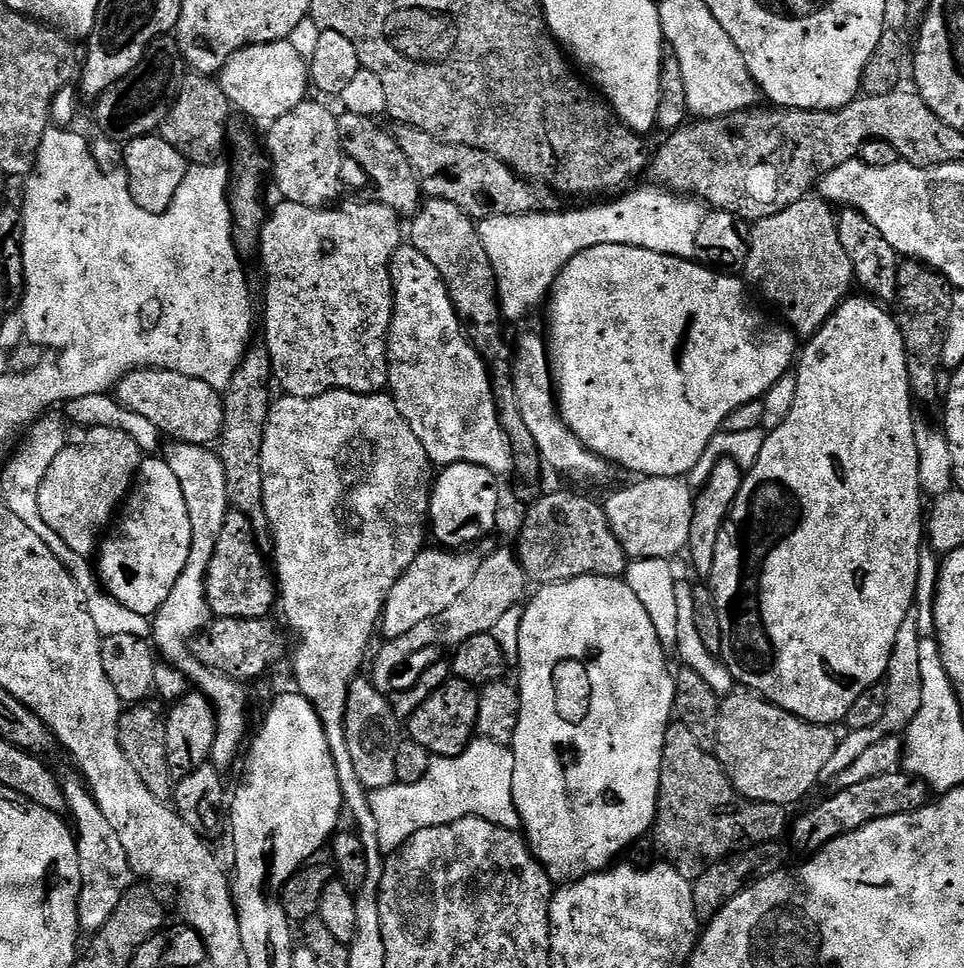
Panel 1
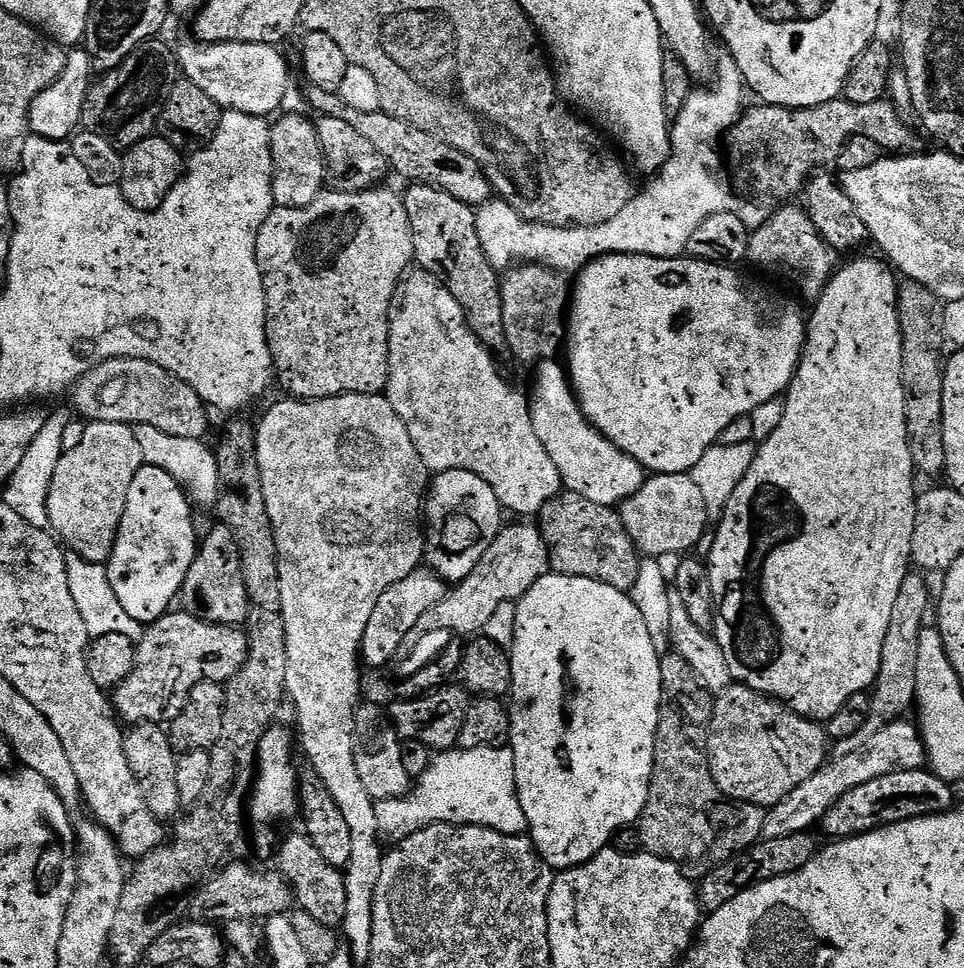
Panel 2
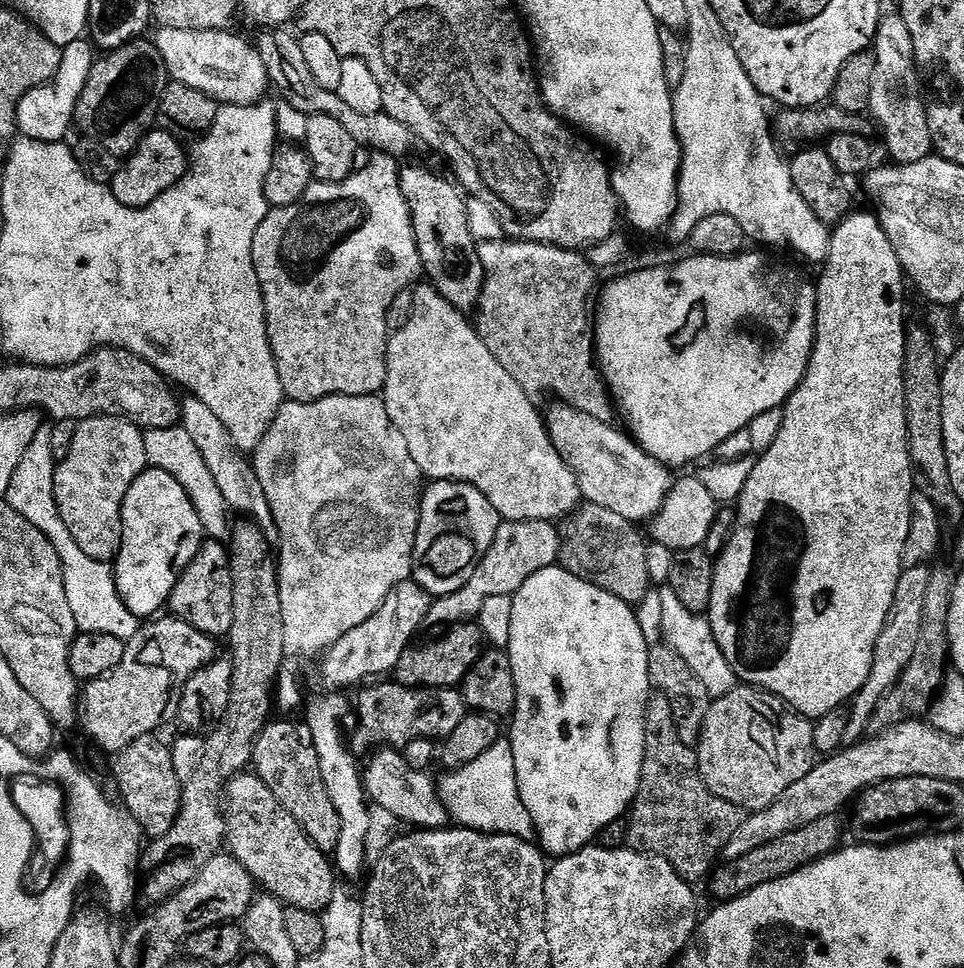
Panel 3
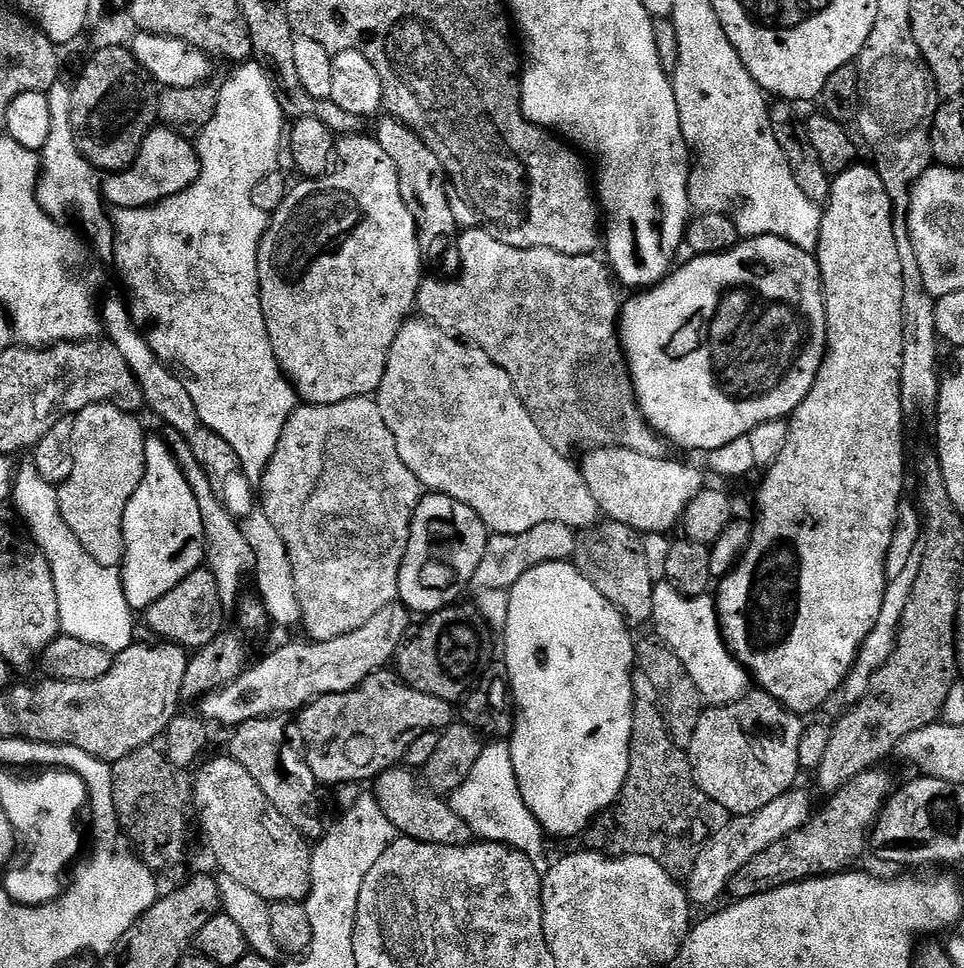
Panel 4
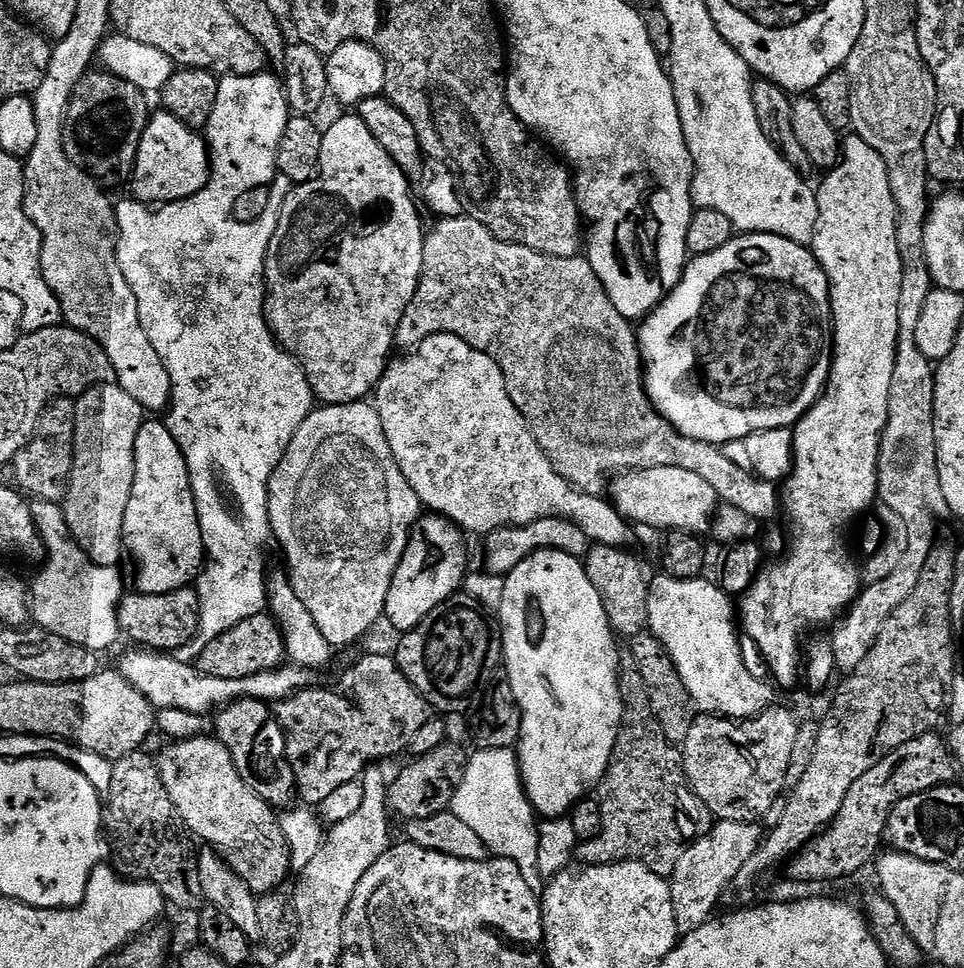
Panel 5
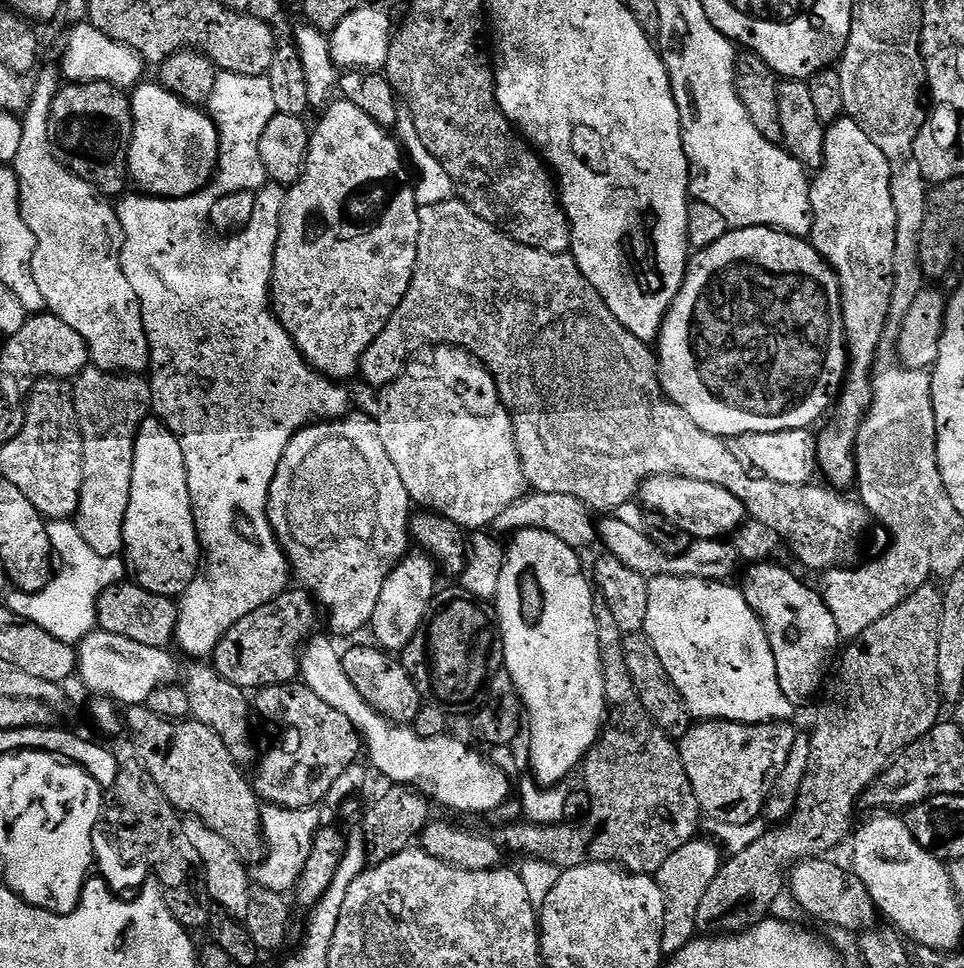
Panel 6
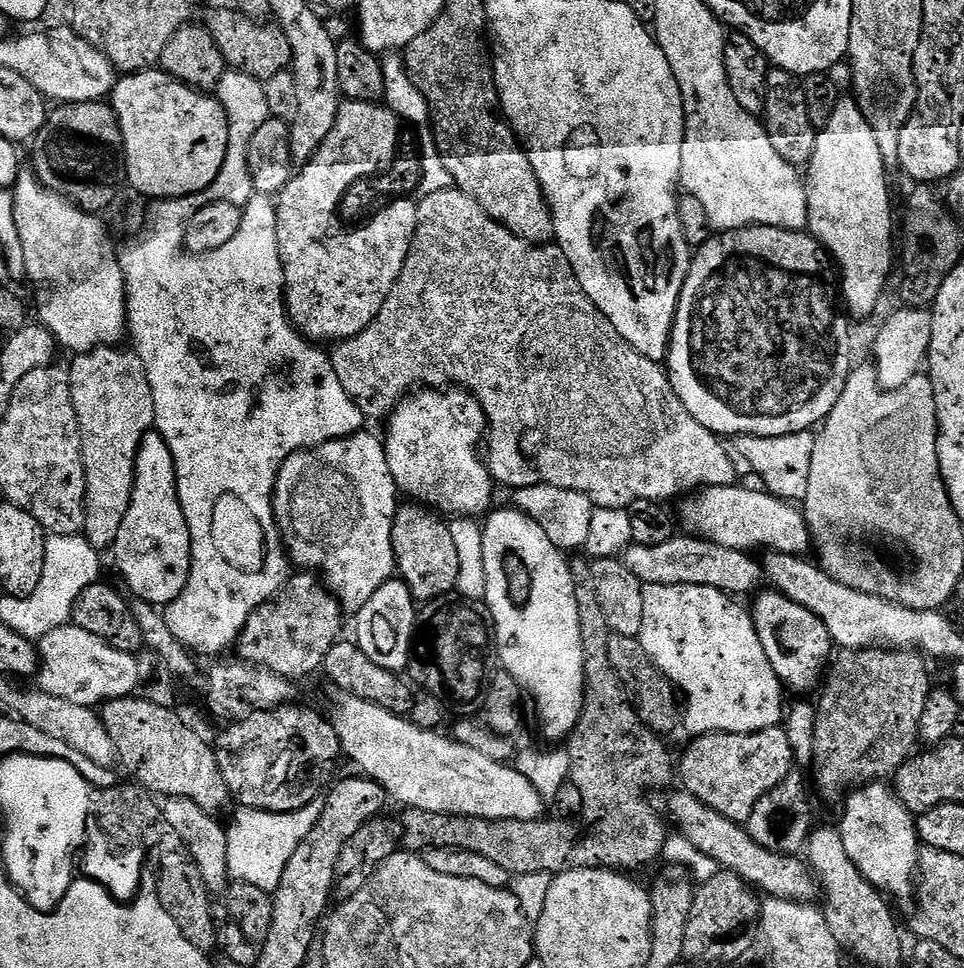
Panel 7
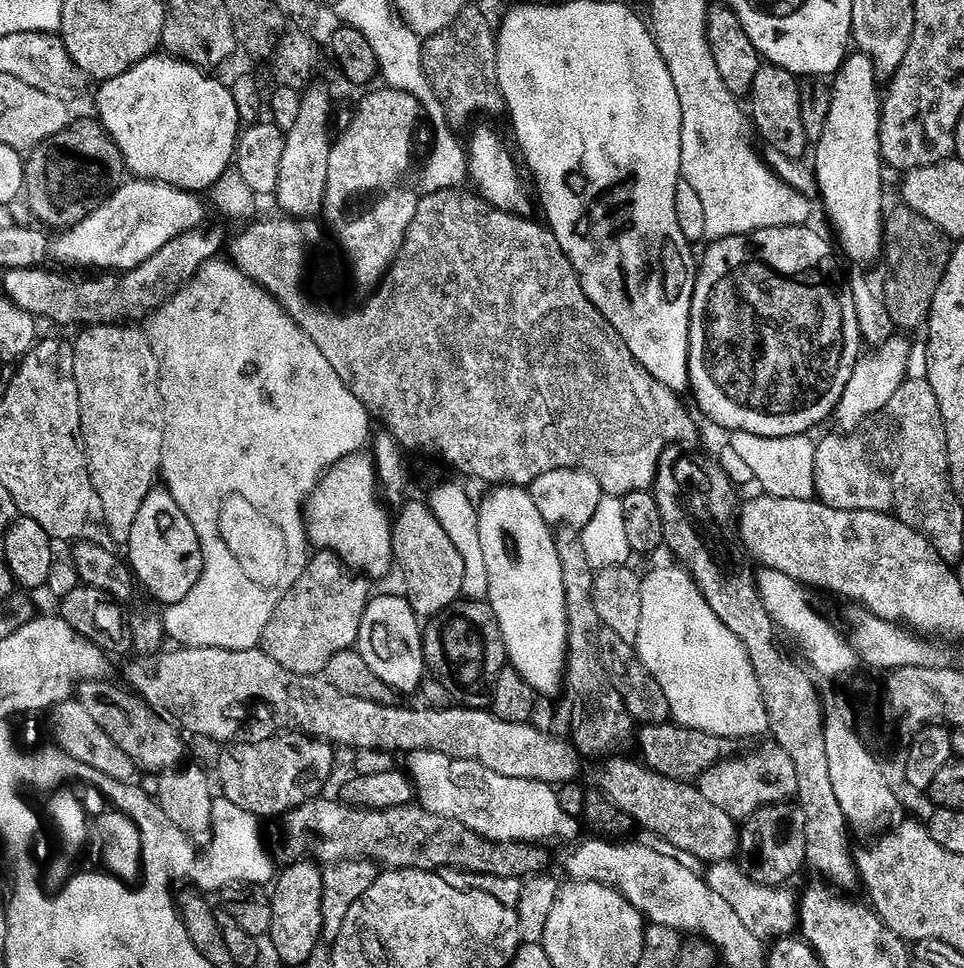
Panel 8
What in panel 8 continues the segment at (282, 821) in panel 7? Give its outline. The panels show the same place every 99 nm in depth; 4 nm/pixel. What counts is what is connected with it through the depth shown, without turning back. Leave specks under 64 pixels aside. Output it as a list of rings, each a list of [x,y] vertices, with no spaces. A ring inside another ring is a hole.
[[[223,798],[217,799],[213,810],[212,845],[203,853],[204,876],[190,876],[191,883],[196,886],[271,885],[278,867],[276,868],[275,862],[272,861],[271,854],[264,849],[260,824],[261,821],[242,810],[242,806],[234,806],[234,802]]]

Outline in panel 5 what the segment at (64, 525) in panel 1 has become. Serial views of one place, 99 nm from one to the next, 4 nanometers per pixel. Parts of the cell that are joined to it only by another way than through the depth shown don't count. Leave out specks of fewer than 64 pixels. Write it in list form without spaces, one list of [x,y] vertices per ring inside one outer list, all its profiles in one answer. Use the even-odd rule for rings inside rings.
[[[116,382],[95,384],[76,400],[76,447],[72,450],[72,477],[68,479],[68,493],[62,507],[66,526],[76,545],[100,567],[115,568],[126,556],[124,523],[130,490],[134,490],[134,438],[138,438],[138,430],[145,419],[144,408]]]

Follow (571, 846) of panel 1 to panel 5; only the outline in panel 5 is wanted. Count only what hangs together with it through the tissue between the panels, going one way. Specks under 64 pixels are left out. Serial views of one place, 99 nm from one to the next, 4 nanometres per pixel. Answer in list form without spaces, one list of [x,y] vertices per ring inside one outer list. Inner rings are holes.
[[[541,548],[535,552],[531,552],[527,558],[518,562],[518,566],[514,566],[514,570],[508,572],[508,575],[504,577],[504,593],[502,594],[502,602],[498,609],[498,615],[500,615],[500,620],[498,619],[498,628],[502,633],[502,665],[504,664],[505,668],[503,668],[503,671],[506,673],[510,686],[514,690],[514,698],[518,698],[518,706],[522,714],[522,730],[520,731],[520,742],[518,745],[518,759],[520,762],[520,778],[524,782],[524,792],[528,795],[528,800],[531,802],[533,809],[536,809],[543,817],[563,817],[565,814],[571,813],[572,808],[599,785],[600,781],[604,779],[605,774],[608,773],[608,767],[610,767],[610,758],[612,757],[612,751],[614,750],[616,739],[620,733],[620,723],[624,717],[624,696],[620,692],[620,657],[622,655],[622,649],[616,645],[618,636],[617,633],[612,630],[612,623],[608,621],[608,615],[604,609],[604,599],[598,594],[594,582],[590,582],[588,569],[582,563],[581,557],[572,556],[568,552],[560,552],[557,548]]]

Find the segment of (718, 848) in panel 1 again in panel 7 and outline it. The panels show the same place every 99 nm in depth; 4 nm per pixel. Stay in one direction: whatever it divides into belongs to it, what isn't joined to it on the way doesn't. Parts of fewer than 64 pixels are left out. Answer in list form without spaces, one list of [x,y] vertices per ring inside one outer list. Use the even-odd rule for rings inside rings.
[[[575,558],[571,561],[572,577],[576,583],[576,597],[578,598],[578,618],[582,626],[582,646],[584,647],[584,705],[582,706],[582,714],[580,721],[572,735],[566,741],[566,749],[570,756],[570,781],[574,786],[578,786],[582,790],[582,806],[584,807],[582,815],[578,822],[565,822],[560,818],[541,818],[539,820],[483,820],[482,818],[470,818],[469,816],[451,816],[450,814],[438,814],[430,810],[418,810],[417,808],[404,808],[404,824],[402,820],[402,844],[407,851],[417,854],[423,854],[432,848],[453,848],[454,850],[466,850],[470,854],[482,854],[482,858],[490,858],[490,862],[495,862],[496,865],[502,866],[502,870],[506,870],[509,877],[520,875],[543,876],[545,874],[554,877],[563,872],[570,870],[582,870],[583,868],[606,868],[609,870],[619,870],[624,874],[636,874],[639,868],[644,868],[647,864],[652,864],[664,852],[664,843],[668,840],[668,828],[665,817],[656,813],[656,808],[647,800],[644,795],[647,792],[656,792],[659,788],[664,788],[672,780],[672,772],[674,776],[674,760],[672,764],[672,756],[668,753],[668,748],[663,744],[661,737],[657,733],[651,732],[644,723],[642,718],[636,712],[636,708],[632,705],[628,698],[627,692],[624,691],[624,686],[621,684],[618,674],[614,670],[614,666],[610,666],[610,638],[614,635],[608,629],[606,622],[606,614],[602,614],[602,602],[598,602],[598,590],[594,590],[594,578],[592,577],[591,563],[585,558]]]

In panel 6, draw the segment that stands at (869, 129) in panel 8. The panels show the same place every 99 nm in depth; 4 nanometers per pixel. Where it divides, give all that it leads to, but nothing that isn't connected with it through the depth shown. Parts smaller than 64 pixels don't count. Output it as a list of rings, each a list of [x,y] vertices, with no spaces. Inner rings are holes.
[[[847,118],[835,120],[832,124],[827,125],[824,133],[824,165],[815,173],[814,179],[810,184],[810,202],[812,203],[812,234],[810,243],[815,248],[818,255],[827,260],[832,271],[836,274],[836,279],[840,282],[840,309],[842,310],[842,318],[844,319],[844,339],[848,341],[848,370],[842,385],[842,391],[838,397],[838,407],[835,409],[836,417],[828,424],[828,429],[824,433],[819,433],[816,442],[816,462],[819,471],[824,472],[823,479],[827,481],[833,489],[848,490],[844,488],[852,488],[856,482],[856,432],[860,428],[860,423],[864,421],[864,417],[868,414],[868,407],[872,405],[872,377],[876,366],[876,356],[878,354],[878,346],[882,342],[882,334],[886,330],[886,318],[890,314],[890,294],[894,286],[894,238],[896,237],[896,215],[894,214],[894,198],[890,198],[890,162],[886,158],[886,154],[882,154],[882,150],[878,150],[878,146],[874,146],[874,142],[870,142],[870,134],[866,134],[866,130],[862,130],[862,126],[858,126],[858,122]]]

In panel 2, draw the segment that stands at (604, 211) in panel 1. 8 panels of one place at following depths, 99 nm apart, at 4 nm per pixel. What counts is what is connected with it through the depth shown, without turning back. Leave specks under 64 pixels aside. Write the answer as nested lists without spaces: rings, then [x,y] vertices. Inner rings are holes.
[[[730,58],[719,61],[718,71],[711,81],[712,92],[700,92],[694,90],[690,98],[686,98],[686,106],[682,108],[679,115],[674,118],[670,131],[672,134],[672,154],[668,163],[655,173],[652,185],[644,193],[633,195],[632,201],[610,222],[601,224],[581,224],[579,226],[561,226],[559,224],[536,224],[519,216],[508,201],[503,198],[493,199],[491,202],[479,205],[475,209],[476,225],[478,226],[478,238],[482,242],[482,250],[488,261],[497,270],[508,270],[513,266],[543,266],[552,268],[561,274],[579,273],[587,264],[599,256],[610,256],[612,254],[638,254],[639,256],[666,256],[676,258],[687,249],[690,238],[710,214],[722,214],[733,212],[746,222],[749,230],[761,228],[768,219],[769,209],[755,204],[752,200],[743,200],[740,196],[732,196],[732,188],[724,181],[720,173],[720,152],[716,149],[716,143],[721,143],[722,137],[731,130],[746,111],[744,104],[744,92],[746,96],[746,85],[738,66]]]

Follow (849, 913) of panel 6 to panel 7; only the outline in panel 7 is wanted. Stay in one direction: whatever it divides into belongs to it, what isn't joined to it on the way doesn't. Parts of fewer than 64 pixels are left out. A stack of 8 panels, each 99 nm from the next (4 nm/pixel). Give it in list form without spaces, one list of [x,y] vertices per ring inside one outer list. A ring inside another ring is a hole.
[[[677,790],[668,800],[666,816],[674,828],[674,823],[676,823],[677,830],[702,855],[709,856],[721,869],[738,874],[744,879],[744,883],[753,889],[761,888],[765,897],[805,902],[817,899],[818,881],[812,869],[799,855],[783,856],[758,846],[758,842],[754,842],[754,838],[750,838],[745,825],[736,824],[730,818],[722,818],[722,814],[718,814],[718,810],[706,806],[698,798],[694,798],[694,794]]]

